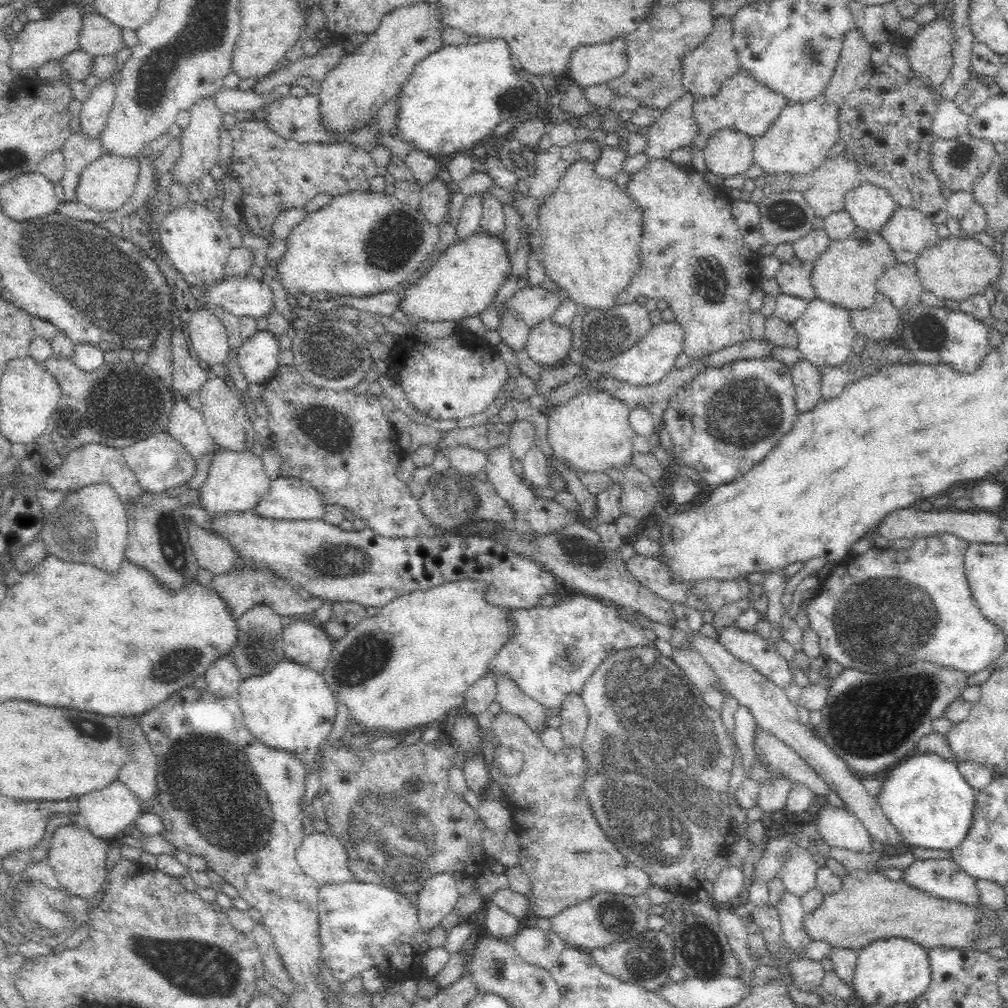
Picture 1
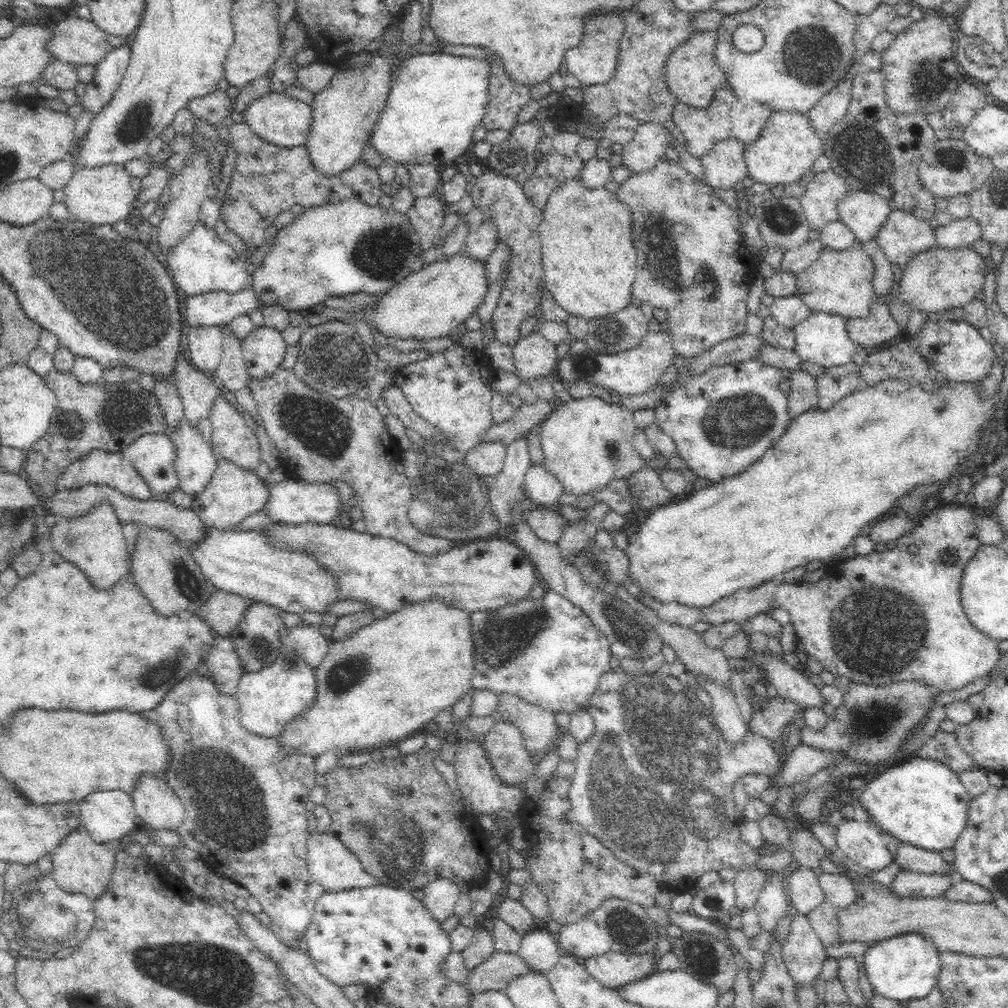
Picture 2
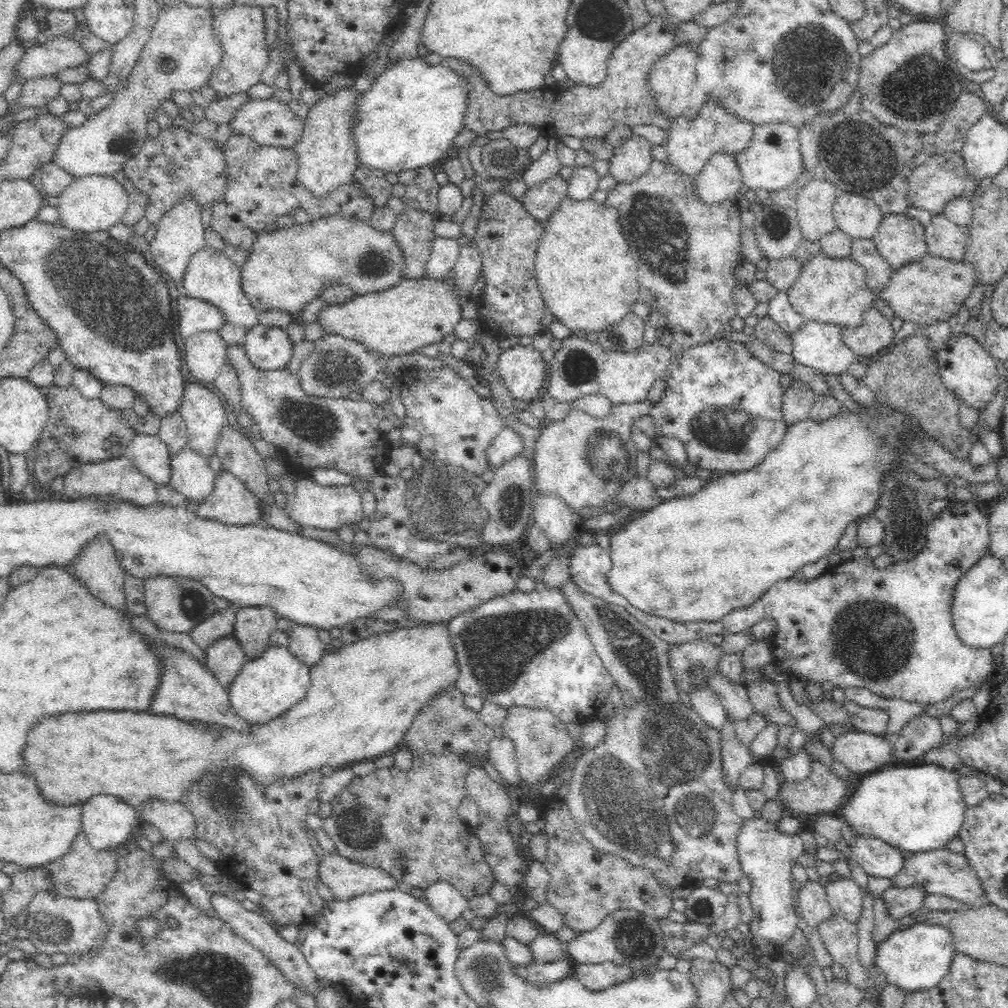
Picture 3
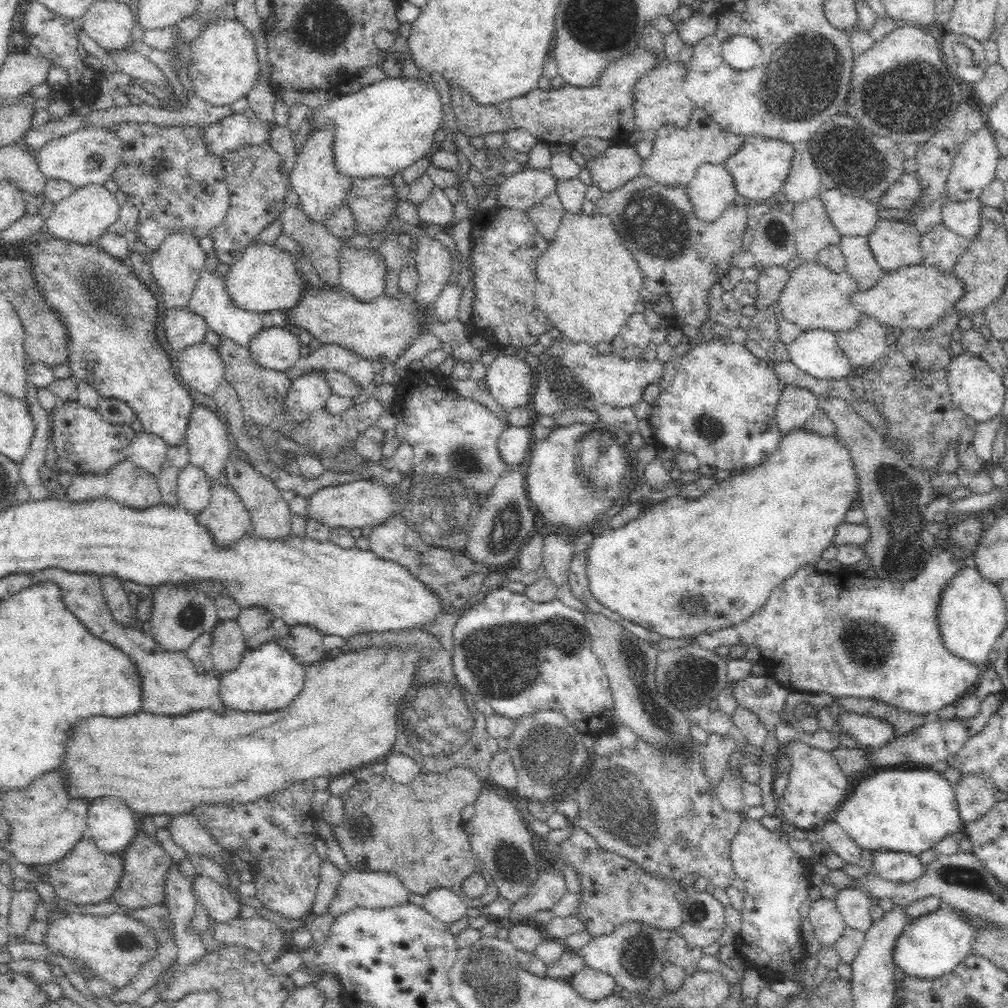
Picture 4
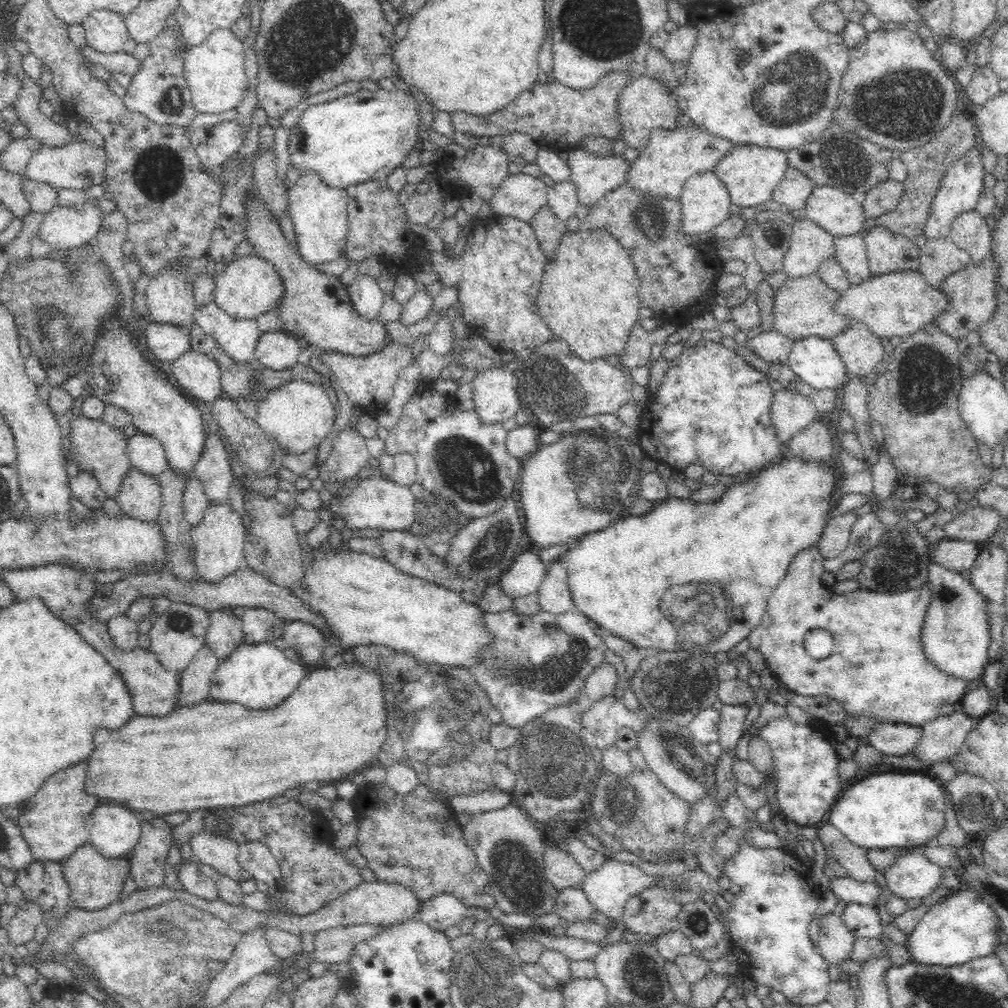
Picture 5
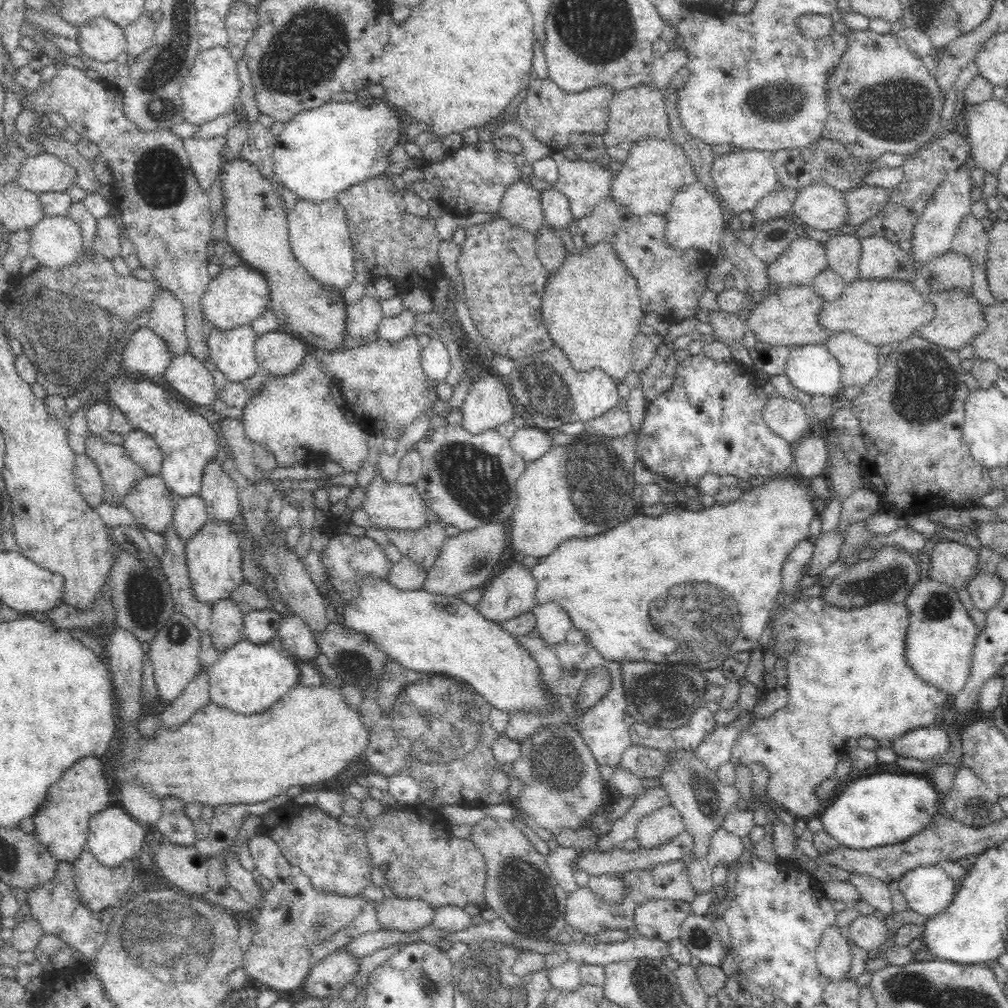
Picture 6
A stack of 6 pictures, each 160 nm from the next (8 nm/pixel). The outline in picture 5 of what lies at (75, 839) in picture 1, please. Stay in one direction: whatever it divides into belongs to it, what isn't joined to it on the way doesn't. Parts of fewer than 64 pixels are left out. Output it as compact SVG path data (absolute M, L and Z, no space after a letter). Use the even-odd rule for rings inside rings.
M89 842L62 860L60 870L64 873L64 880L68 881L70 900L76 907L88 911L101 909L118 900L124 881L129 878L126 857L104 858Z

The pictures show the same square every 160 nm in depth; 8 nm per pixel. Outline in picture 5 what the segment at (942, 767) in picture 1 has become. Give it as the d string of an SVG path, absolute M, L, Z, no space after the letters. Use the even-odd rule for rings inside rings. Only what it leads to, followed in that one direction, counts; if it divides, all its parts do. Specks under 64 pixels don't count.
M884 772L884 774L874 774L864 777L860 781L851 784L848 790L844 792L844 796L831 806L825 821L835 826L850 842L864 849L908 848L908 850L915 850L928 845L928 843L934 844L936 837L941 832L942 828L944 828L944 818L946 818L944 812L946 812L945 792L943 786L936 782L936 780L917 772L908 772L908 774L904 774L904 772L898 772L898 774L896 774L896 772Z

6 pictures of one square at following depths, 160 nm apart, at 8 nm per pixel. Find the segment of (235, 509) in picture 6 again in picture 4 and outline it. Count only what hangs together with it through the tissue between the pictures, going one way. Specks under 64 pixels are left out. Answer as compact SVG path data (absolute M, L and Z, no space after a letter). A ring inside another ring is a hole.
M206 405L192 406L185 435L189 462L205 472L211 485L216 484L216 478L224 473L230 440L226 424L222 424L218 413L206 410Z

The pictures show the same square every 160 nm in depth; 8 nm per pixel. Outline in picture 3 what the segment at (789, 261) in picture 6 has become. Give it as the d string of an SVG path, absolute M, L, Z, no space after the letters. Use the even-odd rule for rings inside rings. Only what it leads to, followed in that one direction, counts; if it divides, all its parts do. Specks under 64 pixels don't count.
M821 176L802 188L797 196L796 209L803 238L819 242L822 236L837 229L833 204L839 194L834 183Z

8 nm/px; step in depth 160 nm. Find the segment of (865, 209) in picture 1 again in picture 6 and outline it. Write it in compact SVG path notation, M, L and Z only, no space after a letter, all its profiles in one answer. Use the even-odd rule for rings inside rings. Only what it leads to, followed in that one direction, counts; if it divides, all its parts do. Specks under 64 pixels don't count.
M824 183L814 184L801 188L792 203L790 212L793 212L803 222L803 226L816 228L819 232L828 232L842 228L847 221L848 205L846 204L844 193L836 190Z

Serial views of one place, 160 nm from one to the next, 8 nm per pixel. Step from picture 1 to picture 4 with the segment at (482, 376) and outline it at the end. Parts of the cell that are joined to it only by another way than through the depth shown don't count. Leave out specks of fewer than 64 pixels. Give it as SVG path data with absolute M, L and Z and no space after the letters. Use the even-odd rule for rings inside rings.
M416 370L396 385L400 415L392 433L402 443L413 446L411 468L414 474L438 474L457 481L469 488L469 492L492 492L508 466L497 447L498 438L506 427L502 420L486 406L456 393L449 384L449 377L437 371Z

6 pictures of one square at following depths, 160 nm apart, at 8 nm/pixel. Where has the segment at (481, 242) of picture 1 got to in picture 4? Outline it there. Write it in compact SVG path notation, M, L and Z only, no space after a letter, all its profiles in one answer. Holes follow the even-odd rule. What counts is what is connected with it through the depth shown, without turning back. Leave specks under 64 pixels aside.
M305 286L302 298L292 309L284 310L288 322L307 330L322 344L337 344L368 360L394 363L413 344L421 333L427 332L428 320L434 320L434 306L420 309L412 294L382 294L376 300L360 302L344 288L323 287L308 289Z

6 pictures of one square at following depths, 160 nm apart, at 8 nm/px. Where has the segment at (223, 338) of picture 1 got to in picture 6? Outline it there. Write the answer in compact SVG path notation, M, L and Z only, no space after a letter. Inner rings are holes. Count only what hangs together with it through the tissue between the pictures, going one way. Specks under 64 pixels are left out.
M190 352L172 357L163 375L170 388L198 406L210 406L217 398L212 375L203 361Z

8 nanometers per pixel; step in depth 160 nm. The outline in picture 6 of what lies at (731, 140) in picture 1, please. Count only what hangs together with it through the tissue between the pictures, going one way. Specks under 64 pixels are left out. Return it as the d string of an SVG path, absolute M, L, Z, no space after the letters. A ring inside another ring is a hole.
M695 181L677 192L672 199L668 212L665 212L664 236L672 248L700 249L717 258L721 253L721 238L726 217L722 215L720 196L712 193L700 183Z

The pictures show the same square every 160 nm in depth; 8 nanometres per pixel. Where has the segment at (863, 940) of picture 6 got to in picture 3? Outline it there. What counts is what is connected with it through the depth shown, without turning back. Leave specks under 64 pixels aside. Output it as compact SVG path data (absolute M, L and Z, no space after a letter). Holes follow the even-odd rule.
M854 878L828 881L825 884L825 891L833 914L853 923L858 922L864 898L860 885Z

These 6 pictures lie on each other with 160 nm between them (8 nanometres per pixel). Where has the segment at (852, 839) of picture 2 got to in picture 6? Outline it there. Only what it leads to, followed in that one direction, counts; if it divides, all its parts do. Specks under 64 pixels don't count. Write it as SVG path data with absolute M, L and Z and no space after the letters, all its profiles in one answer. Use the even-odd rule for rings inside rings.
M941 864L916 866L907 870L897 883L909 909L932 918L946 910L958 888L958 882L944 872Z

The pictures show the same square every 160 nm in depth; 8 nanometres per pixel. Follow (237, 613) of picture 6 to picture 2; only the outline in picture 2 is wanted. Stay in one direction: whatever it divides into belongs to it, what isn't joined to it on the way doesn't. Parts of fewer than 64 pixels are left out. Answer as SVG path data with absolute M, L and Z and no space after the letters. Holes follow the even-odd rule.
M228 635L217 638L216 648L205 665L214 687L223 695L234 696L245 670L239 664L234 644Z

